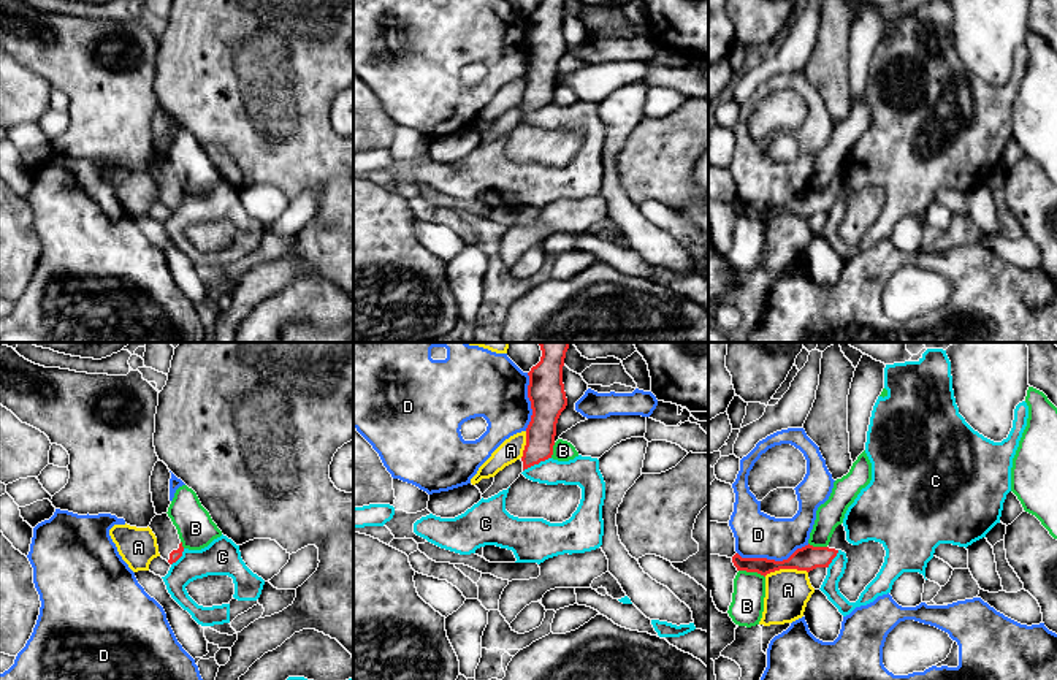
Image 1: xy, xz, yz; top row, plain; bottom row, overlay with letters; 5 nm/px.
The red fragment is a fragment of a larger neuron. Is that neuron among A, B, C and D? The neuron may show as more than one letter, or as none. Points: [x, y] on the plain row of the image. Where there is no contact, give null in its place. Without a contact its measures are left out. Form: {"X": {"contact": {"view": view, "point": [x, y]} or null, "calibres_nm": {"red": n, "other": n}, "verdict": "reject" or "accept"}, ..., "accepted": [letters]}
{"A": {"contact": {"view": "yz", "point": [785, 213]}, "calibres_nm": {"red": 130, "other": 220}, "verdict": "reject"}, "B": {"contact": {"view": "yz", "point": [751, 216]}, "calibres_nm": {"red": 100, "other": 170}, "verdict": "reject"}, "C": {"contact": {"view": "xz", "point": [536, 108]}, "calibres_nm": {"red": 150, "other": 160}, "verdict": "reject"}, "D": {"contact": {"view": "yz", "point": [772, 205]}, "calibres_nm": {"red": 130, "other": 220}, "verdict": "reject"}, "accepted": []}

